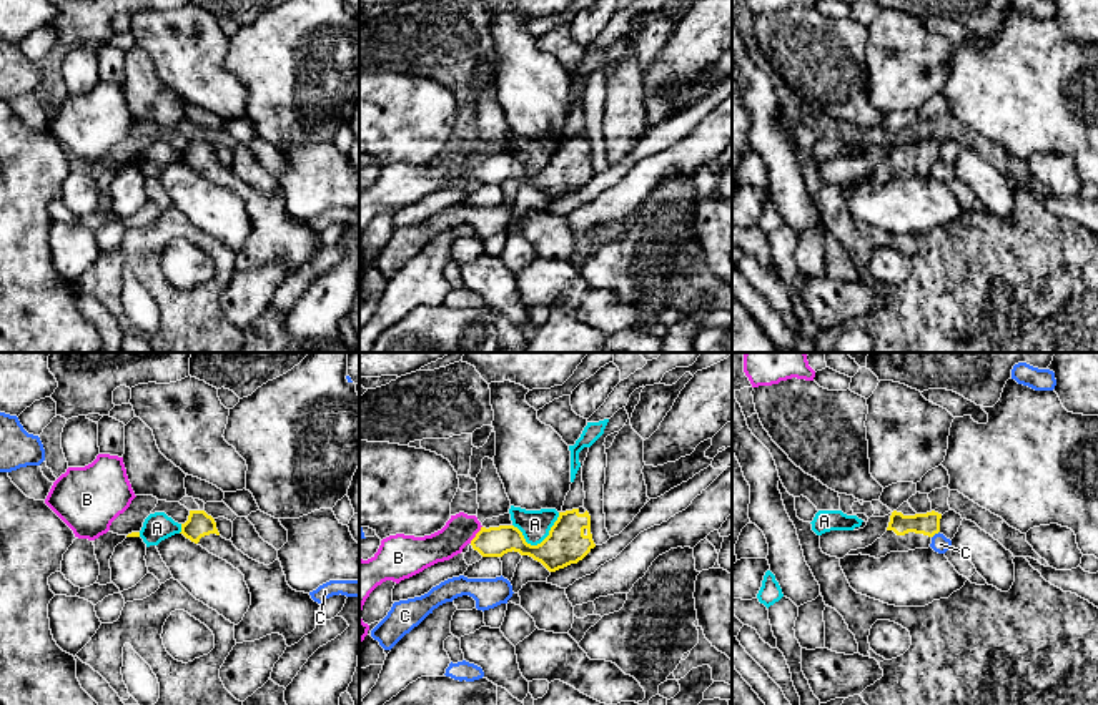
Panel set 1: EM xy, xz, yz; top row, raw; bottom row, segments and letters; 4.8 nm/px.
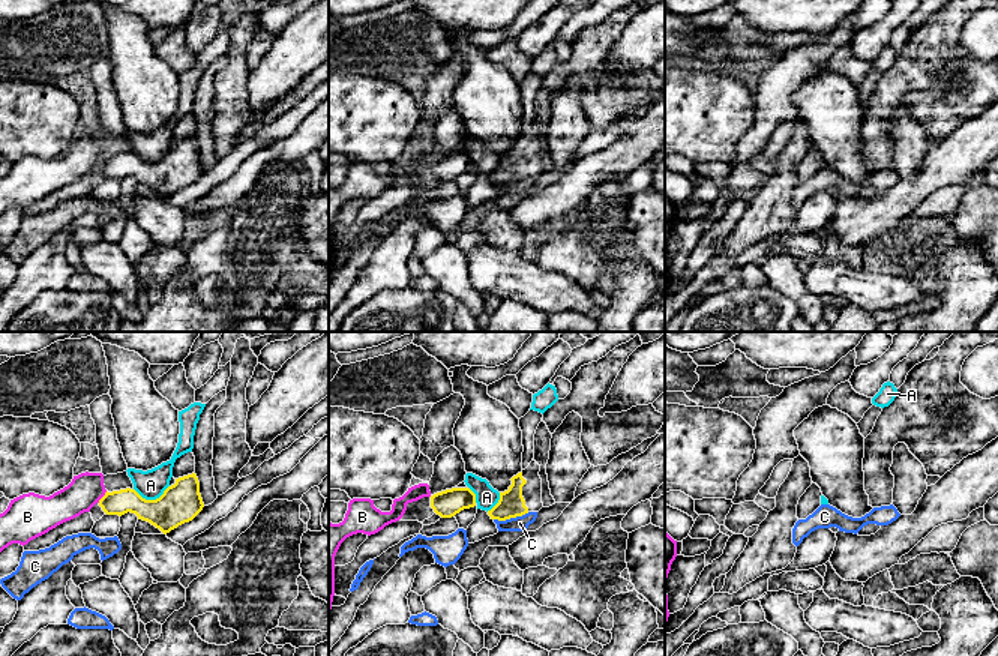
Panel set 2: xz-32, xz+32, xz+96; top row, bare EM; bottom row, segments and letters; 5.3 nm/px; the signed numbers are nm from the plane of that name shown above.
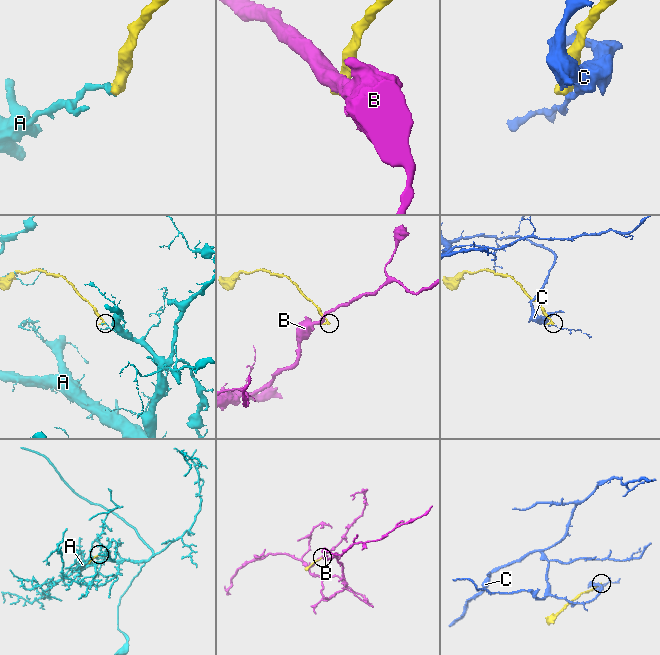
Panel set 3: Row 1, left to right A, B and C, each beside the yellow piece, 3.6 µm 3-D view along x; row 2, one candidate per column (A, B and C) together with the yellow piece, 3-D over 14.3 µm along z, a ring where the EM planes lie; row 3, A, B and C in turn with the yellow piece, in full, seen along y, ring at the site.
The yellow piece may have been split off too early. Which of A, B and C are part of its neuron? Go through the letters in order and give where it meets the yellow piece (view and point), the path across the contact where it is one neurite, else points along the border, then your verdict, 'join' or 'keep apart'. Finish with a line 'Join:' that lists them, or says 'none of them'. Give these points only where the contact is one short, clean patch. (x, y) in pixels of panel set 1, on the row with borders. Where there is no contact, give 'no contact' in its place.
A: contact xz (541, 542); border xz (559, 512), (549, 532), (536, 544), (529, 544), (513, 526); keep apart
B: contact xz (476, 534); border xz (481, 526), (469, 542); keep apart
C: contact yz (935, 532); border yz (939, 531), (932, 537); keep apart
Join: none of them

